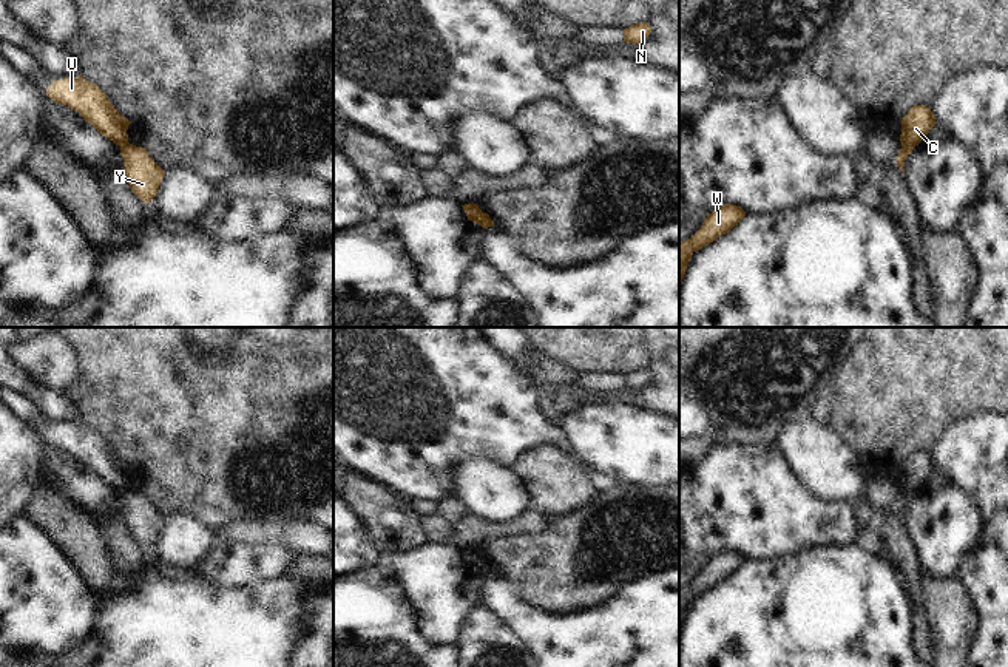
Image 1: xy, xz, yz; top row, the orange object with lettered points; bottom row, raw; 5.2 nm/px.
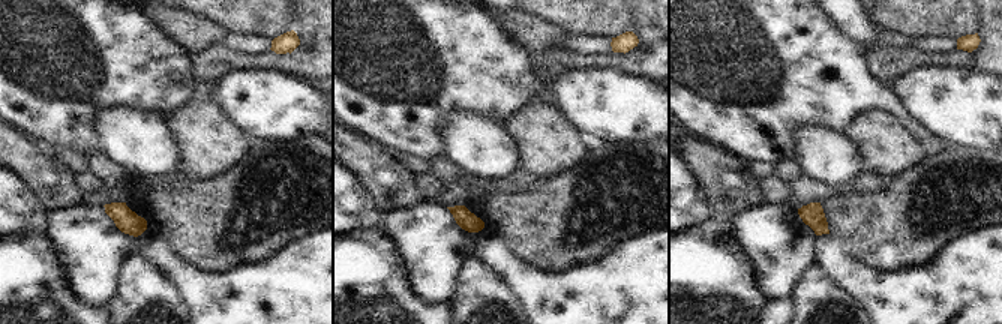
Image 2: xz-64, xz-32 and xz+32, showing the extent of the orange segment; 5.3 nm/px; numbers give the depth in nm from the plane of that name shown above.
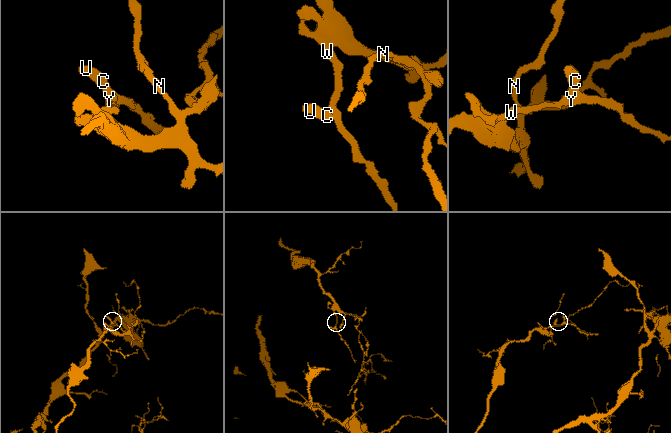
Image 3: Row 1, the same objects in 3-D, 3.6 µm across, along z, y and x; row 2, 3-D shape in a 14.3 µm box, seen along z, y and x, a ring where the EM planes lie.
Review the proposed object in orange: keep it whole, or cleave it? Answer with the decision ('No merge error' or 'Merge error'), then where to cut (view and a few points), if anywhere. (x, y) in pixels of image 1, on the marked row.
Merge error. Split along xz (468, 204), (474, 212), (482, 213), (480, 224)

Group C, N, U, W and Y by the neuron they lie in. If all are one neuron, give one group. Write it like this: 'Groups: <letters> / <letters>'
Groups: C U / N W Y

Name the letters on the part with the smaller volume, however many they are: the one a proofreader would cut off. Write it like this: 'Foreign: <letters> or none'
Foreign: C, U

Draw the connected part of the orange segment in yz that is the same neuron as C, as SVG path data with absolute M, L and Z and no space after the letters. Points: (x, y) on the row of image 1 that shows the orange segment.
M914 105L901 119L900 142L905 145L918 145L929 130L935 125L935 117L929 107Z

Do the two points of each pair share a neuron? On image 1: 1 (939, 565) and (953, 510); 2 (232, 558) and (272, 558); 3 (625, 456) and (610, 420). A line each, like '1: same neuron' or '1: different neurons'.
1: same neuron
2: same neuron
3: same neuron

